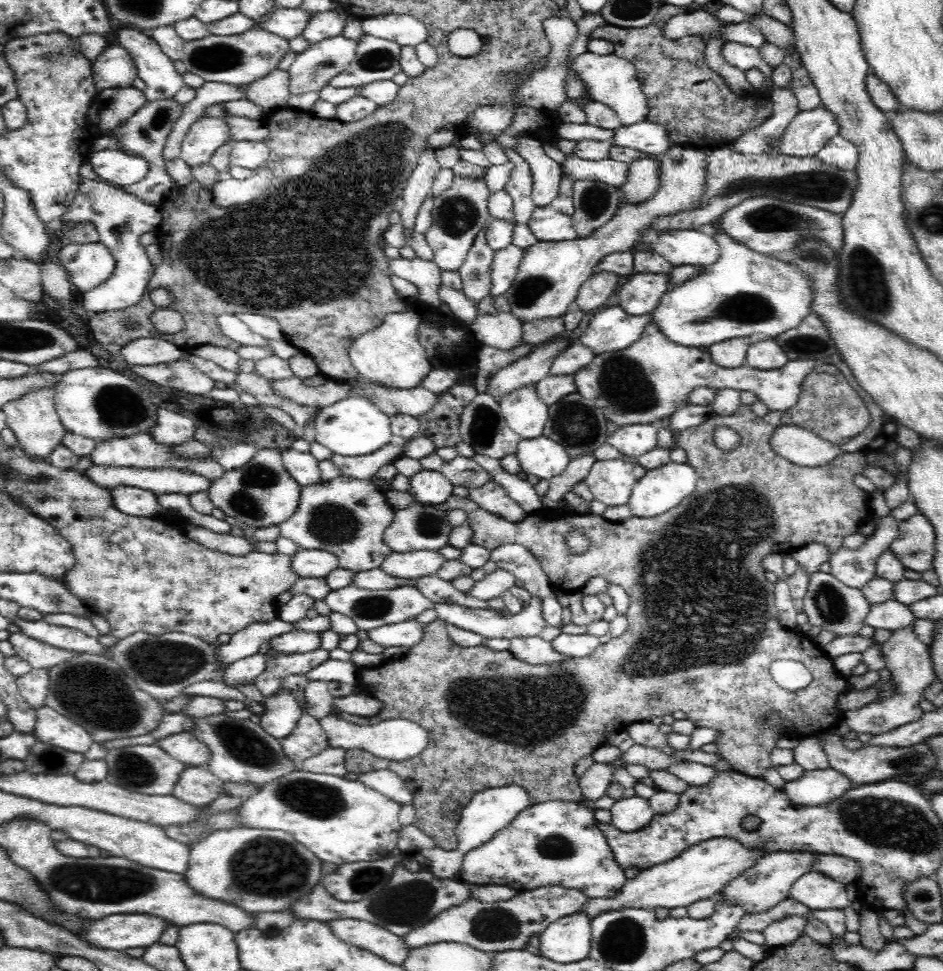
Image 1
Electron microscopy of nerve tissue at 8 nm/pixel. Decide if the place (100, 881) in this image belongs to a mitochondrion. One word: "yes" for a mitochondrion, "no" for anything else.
yes

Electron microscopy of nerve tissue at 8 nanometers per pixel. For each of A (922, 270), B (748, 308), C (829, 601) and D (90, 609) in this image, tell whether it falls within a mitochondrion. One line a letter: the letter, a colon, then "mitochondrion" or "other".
A: other
B: mitochondrion
C: mitochondrion
D: other

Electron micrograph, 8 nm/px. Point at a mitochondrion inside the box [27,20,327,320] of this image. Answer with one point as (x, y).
(218, 57)

